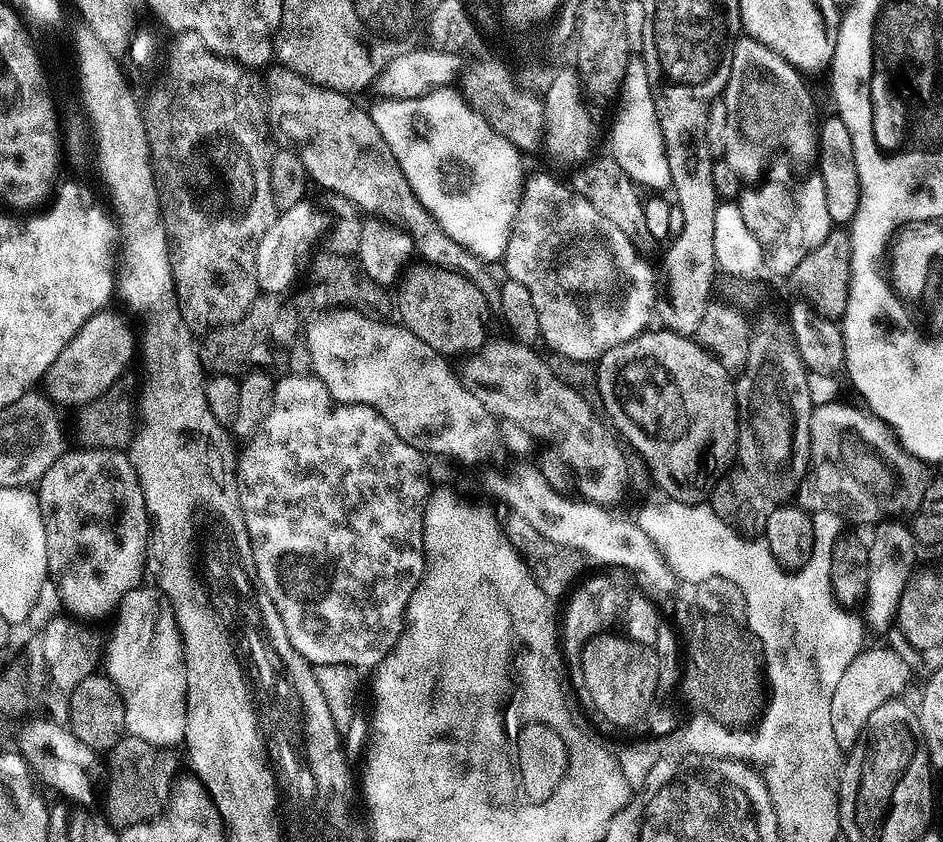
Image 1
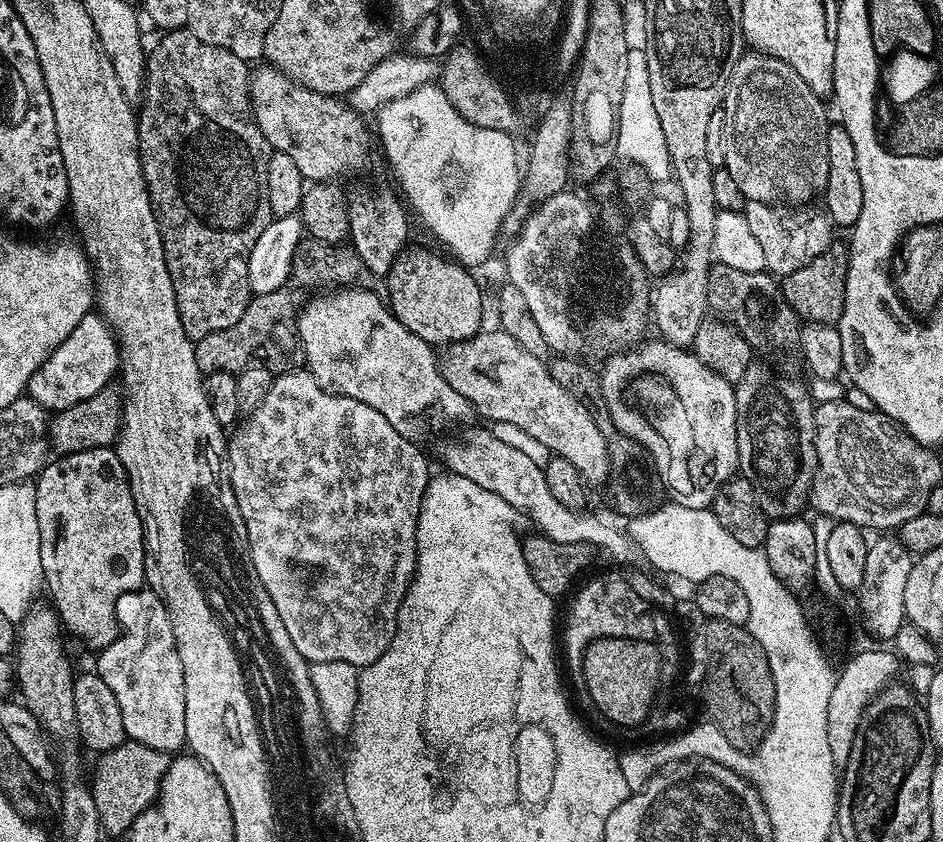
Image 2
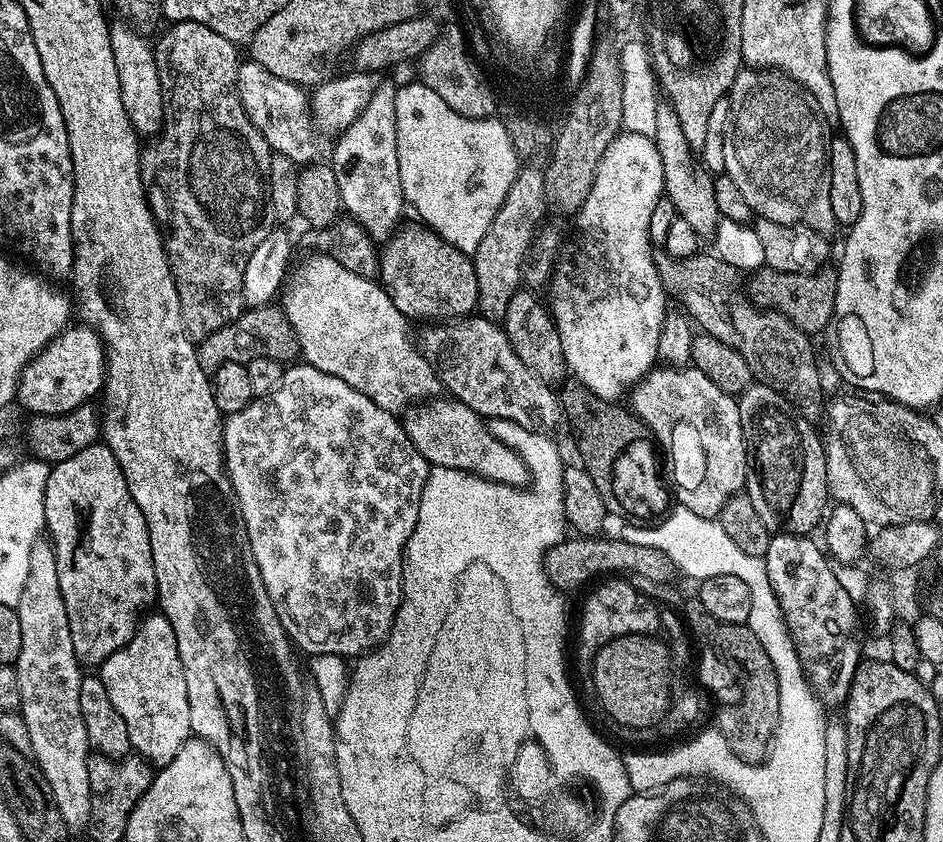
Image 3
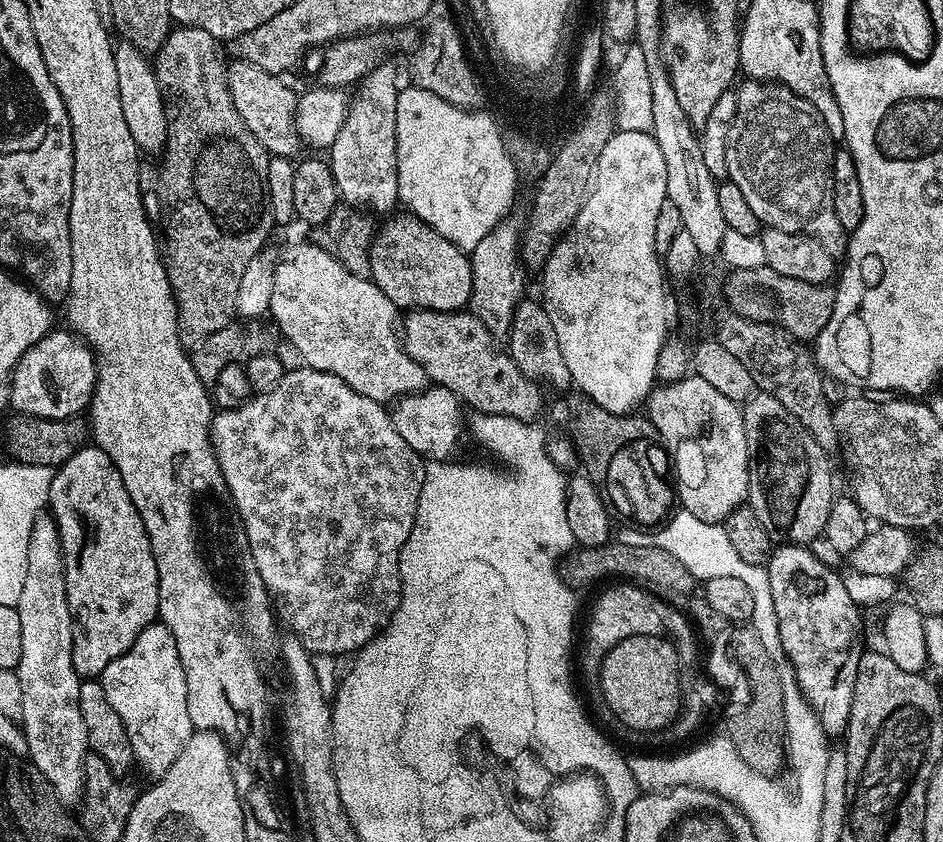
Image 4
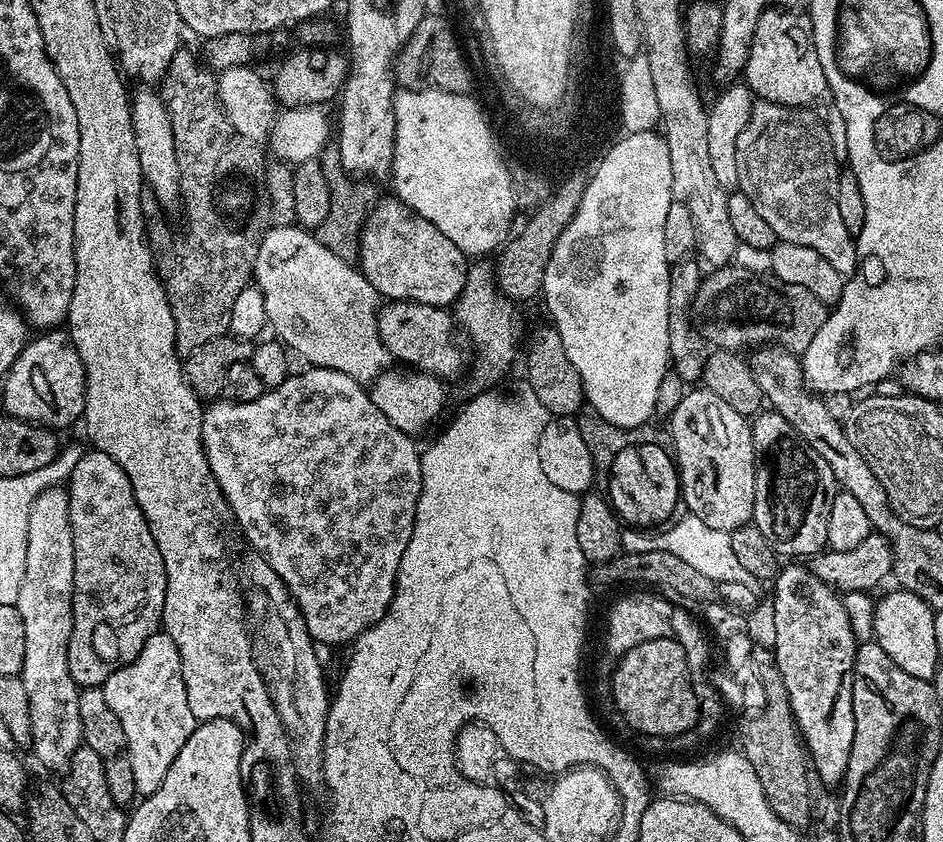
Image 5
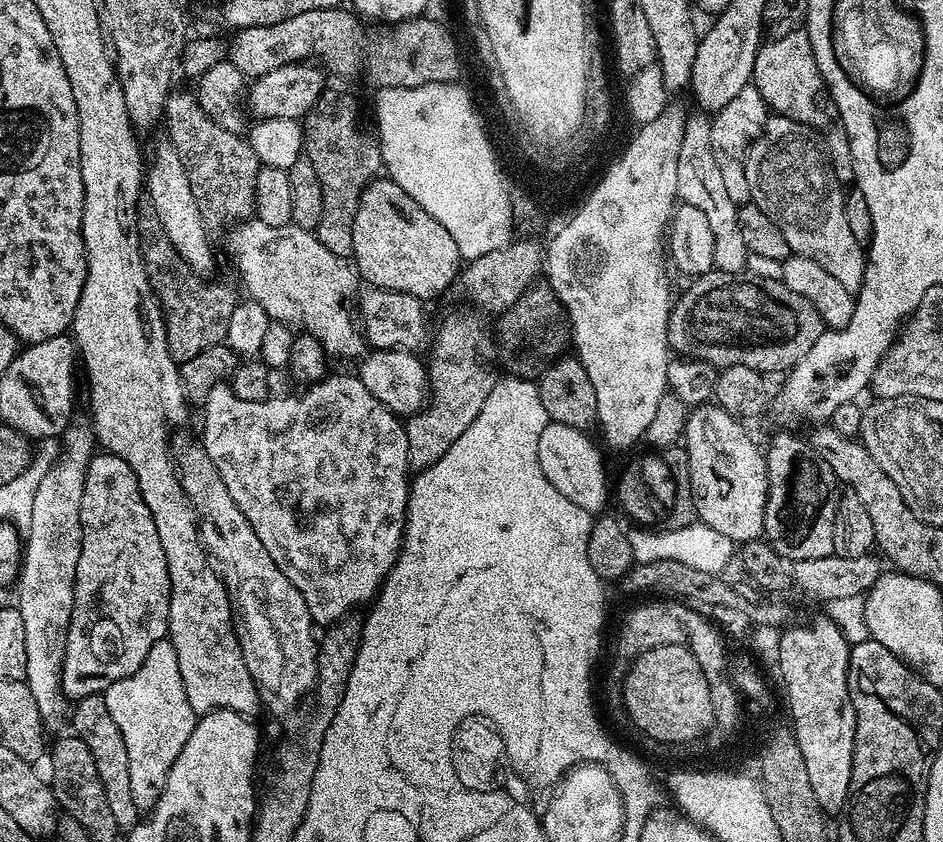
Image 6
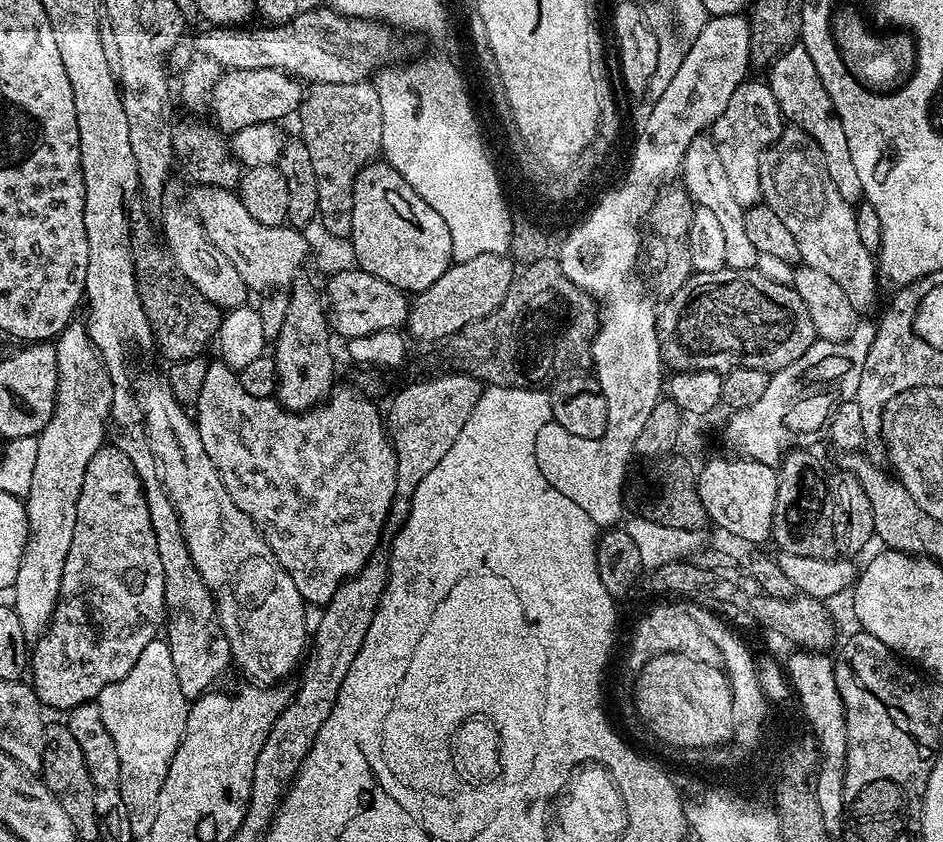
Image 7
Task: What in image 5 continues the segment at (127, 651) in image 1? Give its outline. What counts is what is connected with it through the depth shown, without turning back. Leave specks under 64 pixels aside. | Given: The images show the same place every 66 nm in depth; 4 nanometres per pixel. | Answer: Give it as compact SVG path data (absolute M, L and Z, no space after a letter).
M161 630L142 646L138 658L110 674L102 685L106 694L106 702L110 702L110 710L118 714L118 722L122 722L122 734L126 734L130 770L134 770L134 786L141 797L154 794L162 786L162 778L166 778L166 770L170 770L170 762L178 758L178 750L186 746L186 738L195 730L198 721L190 714L190 702L186 702L186 682L182 682L180 669L180 651L174 646L174 638Z

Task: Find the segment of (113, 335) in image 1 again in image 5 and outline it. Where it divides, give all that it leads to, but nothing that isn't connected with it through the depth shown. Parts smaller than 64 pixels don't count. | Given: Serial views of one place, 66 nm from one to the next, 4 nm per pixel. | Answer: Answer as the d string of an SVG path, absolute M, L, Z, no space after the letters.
M48 330L37 338L29 339L18 354L18 358L10 366L8 375L3 377L4 408L3 411L14 419L26 423L40 425L43 428L61 430L84 415L84 367L82 358L78 358L78 350L73 346L67 335L60 330Z

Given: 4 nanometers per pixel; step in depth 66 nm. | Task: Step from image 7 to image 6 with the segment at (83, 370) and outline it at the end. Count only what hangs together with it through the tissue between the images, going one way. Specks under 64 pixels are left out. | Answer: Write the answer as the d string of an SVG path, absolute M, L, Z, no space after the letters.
M69 427L63 433L64 449L60 452L60 461L51 468L45 467L44 477L34 493L33 508L26 521L28 540L22 544L22 563L18 568L18 584L20 582L20 601L18 607L22 614L22 622L26 625L26 674L24 680L30 686L30 694L34 694L34 702L38 704L38 714L45 725L52 726L70 712L70 700L60 688L60 667L64 661L64 647L68 637L68 623L72 617L74 586L76 585L76 567L80 553L80 507L82 506L82 490L84 475L88 472L88 464L94 455L94 437L91 427Z

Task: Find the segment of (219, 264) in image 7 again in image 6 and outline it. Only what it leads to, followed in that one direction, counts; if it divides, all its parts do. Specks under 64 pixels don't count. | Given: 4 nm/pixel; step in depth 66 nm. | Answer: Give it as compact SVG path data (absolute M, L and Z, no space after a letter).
M161 138L152 148L152 157L146 160L146 195L148 202L154 206L154 214L158 214L158 222L162 222L162 230L166 238L174 246L174 250L180 255L180 260L186 262L186 266L197 276L211 277L212 267L216 260L212 257L212 244L208 241L210 235L203 216L200 215L200 201L194 198L194 190L190 190L190 178L186 166L182 166L182 158L178 158L178 150L171 140Z

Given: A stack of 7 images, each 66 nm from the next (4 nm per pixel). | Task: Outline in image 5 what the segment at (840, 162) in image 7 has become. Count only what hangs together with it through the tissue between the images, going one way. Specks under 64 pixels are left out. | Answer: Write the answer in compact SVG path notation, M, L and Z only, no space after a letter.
M779 6L765 8L754 29L754 42L746 58L742 80L753 97L810 110L826 126L832 149L838 154L847 153L846 122L842 110L838 110L830 82L826 82L826 70L822 68L822 62L818 62L811 15L803 11L790 12Z

